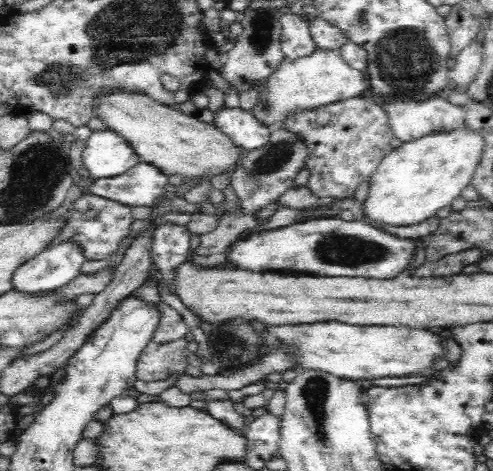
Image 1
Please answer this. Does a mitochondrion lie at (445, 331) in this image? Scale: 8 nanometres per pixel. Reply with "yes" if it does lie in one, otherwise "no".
no

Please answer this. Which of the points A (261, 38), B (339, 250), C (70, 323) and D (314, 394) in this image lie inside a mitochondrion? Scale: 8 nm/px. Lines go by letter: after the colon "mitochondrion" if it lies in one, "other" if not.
A: mitochondrion
B: mitochondrion
C: other
D: mitochondrion

